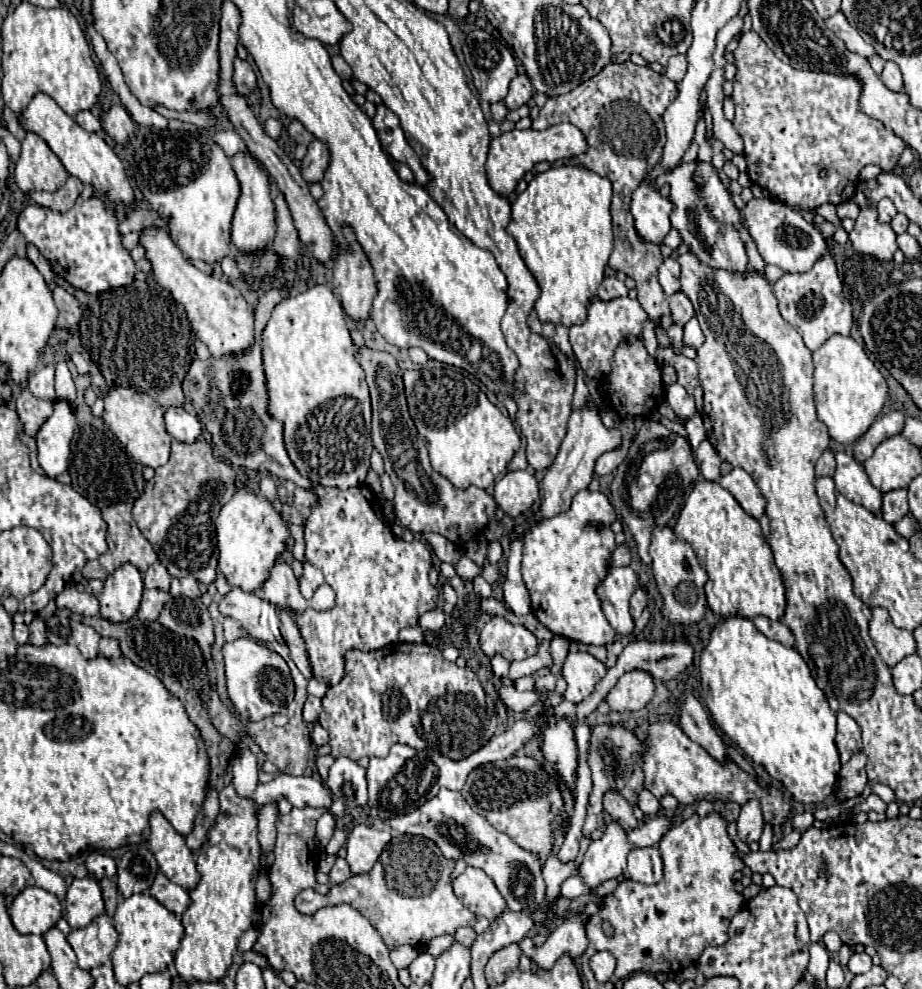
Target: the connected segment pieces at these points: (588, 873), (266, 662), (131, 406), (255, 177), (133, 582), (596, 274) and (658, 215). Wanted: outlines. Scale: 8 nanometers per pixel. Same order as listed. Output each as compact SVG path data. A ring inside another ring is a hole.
M610 819L604 835L590 843L580 865L580 877L588 887L598 887L608 879L622 875L628 851L630 843L626 839L626 829L616 819Z
M240 637L224 645L224 663L228 697L244 719L262 721L280 713L286 707L286 697L292 695L294 681L290 677L286 661L276 651L270 651L266 645L260 645L254 639Z
M116 387L104 397L104 415L102 419L106 425L110 425L112 433L118 437L118 441L126 447L126 451L144 467L160 467L166 465L170 457L170 441L172 437L168 435L164 427L164 411L162 407L146 393L140 393L130 387Z
M238 153L232 157L232 169L240 181L240 197L232 219L232 243L240 253L256 253L264 251L272 245L276 235L276 213L274 213L274 201L272 191L266 173L262 171L260 163L246 153Z
M124 563L104 581L104 591L98 597L100 615L114 623L132 619L138 611L142 591L144 585L140 571L134 565Z
M556 167L534 177L526 191L512 203L512 219L508 233L516 239L520 255L540 285L540 297L536 301L538 319L554 325L580 325L586 321L586 307L596 297L596 289L604 279L604 269L612 253L612 217L610 217L612 185L606 177L590 173L584 167Z
M646 179L632 193L632 217L638 235L654 245L660 245L670 231L670 199L660 197L660 191L654 189Z

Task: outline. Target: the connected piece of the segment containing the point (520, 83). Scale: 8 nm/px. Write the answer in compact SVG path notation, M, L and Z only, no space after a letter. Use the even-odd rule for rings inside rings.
M522 73L522 75L512 79L510 91L504 99L504 105L506 105L508 111L512 111L512 109L518 109L518 107L526 105L530 97L532 97L532 85L530 85L530 79Z

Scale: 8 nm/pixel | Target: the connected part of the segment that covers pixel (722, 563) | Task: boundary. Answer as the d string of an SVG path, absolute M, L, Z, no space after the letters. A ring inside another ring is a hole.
M716 481L696 483L680 511L674 533L678 539L690 543L702 559L710 577L706 583L708 605L716 615L732 617L736 613L748 619L758 615L780 619L784 615L786 587L760 523L722 485Z

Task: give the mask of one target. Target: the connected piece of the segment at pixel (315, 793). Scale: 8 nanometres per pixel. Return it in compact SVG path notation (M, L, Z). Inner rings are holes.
M280 773L270 783L260 783L252 795L252 801L262 807L266 803L274 803L280 799L288 799L294 807L324 807L332 805L332 791L318 779L312 777L294 777Z

